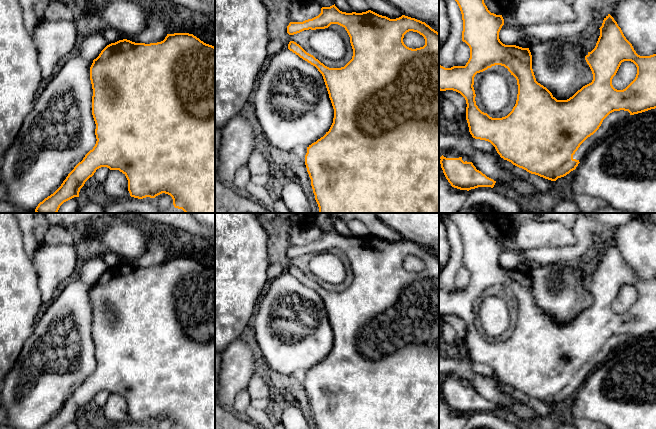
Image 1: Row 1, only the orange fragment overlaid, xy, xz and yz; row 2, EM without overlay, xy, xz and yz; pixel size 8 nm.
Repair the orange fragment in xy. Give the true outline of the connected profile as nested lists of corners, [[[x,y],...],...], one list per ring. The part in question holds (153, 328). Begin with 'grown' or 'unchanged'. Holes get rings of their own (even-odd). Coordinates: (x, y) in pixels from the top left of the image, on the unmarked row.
unchanged | [[[189,257],[167,258],[163,265],[150,268],[135,267],[127,263],[119,264],[107,269],[93,284],[90,304],[93,313],[92,339],[96,348],[96,368],[68,398],[61,410],[38,429],[62,429],[74,421],[79,421],[80,413],[85,406],[101,391],[122,396],[128,404],[131,421],[155,422],[165,417],[172,421],[173,429],[215,429],[215,271]]]

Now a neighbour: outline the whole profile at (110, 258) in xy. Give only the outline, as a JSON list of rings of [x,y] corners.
[[[101,250],[100,255],[109,268],[120,264],[120,257],[112,251]]]

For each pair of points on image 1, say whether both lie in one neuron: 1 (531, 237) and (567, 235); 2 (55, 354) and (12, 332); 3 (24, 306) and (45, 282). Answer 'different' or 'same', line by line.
1: same
2: different
3: different

